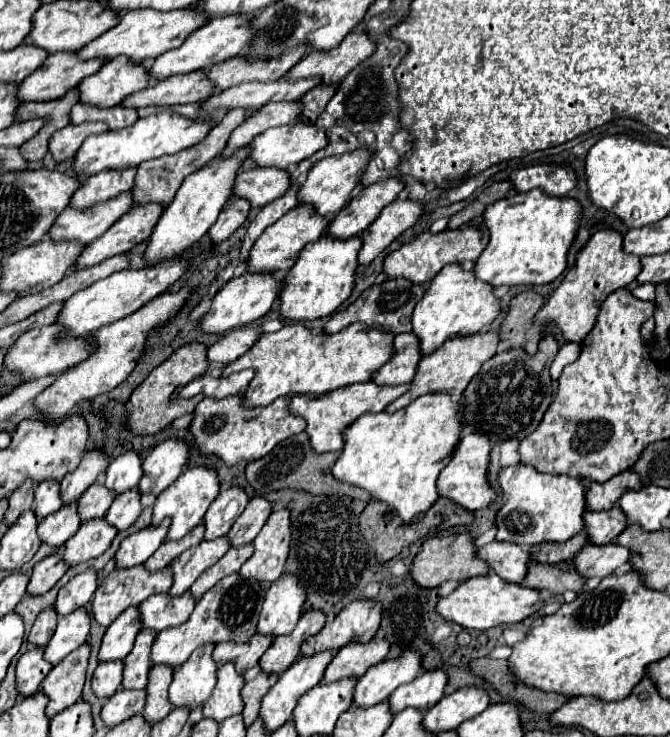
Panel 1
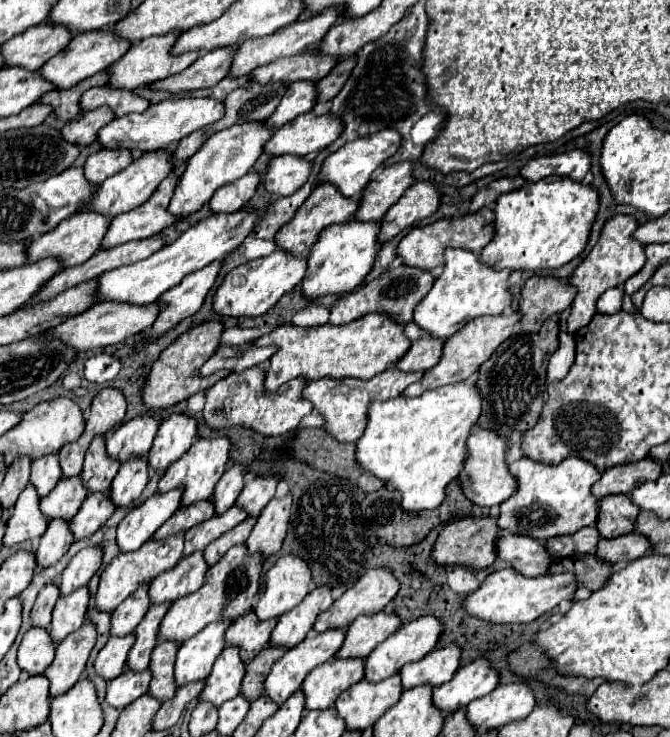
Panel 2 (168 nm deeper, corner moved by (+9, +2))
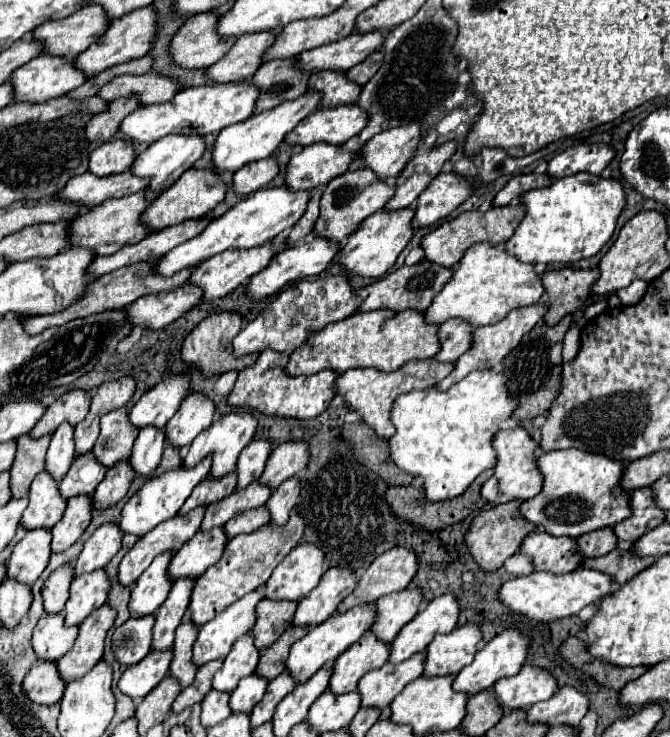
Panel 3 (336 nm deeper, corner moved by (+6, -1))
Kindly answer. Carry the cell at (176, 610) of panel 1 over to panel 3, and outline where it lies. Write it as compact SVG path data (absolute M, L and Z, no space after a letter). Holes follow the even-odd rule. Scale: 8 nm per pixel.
M209 530L205 534L195 534L171 560L169 580L177 582L181 578L199 578L207 568L215 566L223 554L227 540L221 530Z

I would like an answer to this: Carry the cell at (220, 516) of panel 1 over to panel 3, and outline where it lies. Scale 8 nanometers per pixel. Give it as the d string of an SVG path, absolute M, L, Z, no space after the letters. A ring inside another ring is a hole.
M267 440L251 442L241 452L241 456L237 460L237 486L235 486L235 490L247 488L251 482L255 482L261 476L269 454L271 454L271 444Z

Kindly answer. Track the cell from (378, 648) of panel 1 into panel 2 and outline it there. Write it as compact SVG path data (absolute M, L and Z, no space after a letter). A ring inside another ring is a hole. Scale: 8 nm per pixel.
M394 611L360 615L348 627L346 641L336 657L368 657L398 627L400 627L400 619Z

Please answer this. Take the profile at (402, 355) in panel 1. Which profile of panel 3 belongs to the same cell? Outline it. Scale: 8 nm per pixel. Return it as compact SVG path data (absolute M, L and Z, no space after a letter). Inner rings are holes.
M445 322L439 326L441 350L435 354L437 362L455 362L471 346L471 326L461 326L461 322Z

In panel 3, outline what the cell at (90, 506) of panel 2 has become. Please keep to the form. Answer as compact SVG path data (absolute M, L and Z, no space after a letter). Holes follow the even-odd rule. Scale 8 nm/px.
M119 462L105 474L105 478L99 482L97 490L93 492L93 510L103 512L111 506L115 506L129 490L133 480L133 474L129 474L129 462Z

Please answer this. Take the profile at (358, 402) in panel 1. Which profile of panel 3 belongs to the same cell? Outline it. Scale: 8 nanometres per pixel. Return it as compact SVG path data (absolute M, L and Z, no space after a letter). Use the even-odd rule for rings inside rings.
M429 358L429 360L407 362L401 370L397 370L393 374L381 374L377 370L357 370L355 368L355 370L347 370L335 378L335 394L345 400L347 408L361 414L361 422L365 426L369 426L377 434L377 438L389 438L389 434L393 434L393 424L389 422L389 410L391 410L393 400L399 394L435 386L441 378L445 378L453 370L453 366L455 366L453 362L439 364L439 362L433 362L433 358Z

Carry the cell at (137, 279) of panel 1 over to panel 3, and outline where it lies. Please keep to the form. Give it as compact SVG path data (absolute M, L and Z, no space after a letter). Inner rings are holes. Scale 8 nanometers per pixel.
M277 186L277 188L263 188L251 196L247 196L245 200L241 200L237 206L233 206L231 210L227 210L223 216L215 218L209 222L209 226L195 238L179 244L177 248L173 248L171 252L167 252L165 256L161 256L157 260L157 268L153 270L157 276L169 278L185 268L195 268L199 266L203 260L221 254L225 250L247 250L247 248L255 248L261 246L265 242L269 242L273 236L277 236L279 232L291 228L297 218L301 218L301 214L305 212L309 200L309 192L291 192L287 190L287 186Z

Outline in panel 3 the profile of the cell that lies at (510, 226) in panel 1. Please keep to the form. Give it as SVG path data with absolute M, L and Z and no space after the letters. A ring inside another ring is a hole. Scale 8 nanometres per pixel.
M581 172L577 176L553 180L551 186L525 192L521 204L525 206L525 218L517 226L515 234L505 242L505 250L525 264L575 264L595 256L609 242L625 204L625 192L617 180Z

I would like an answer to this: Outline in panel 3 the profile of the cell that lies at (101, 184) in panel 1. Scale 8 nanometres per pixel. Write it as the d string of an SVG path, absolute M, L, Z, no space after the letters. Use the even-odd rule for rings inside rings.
M111 140L101 144L91 152L89 158L89 172L95 176L109 176L119 174L131 168L135 160L133 144L127 140Z

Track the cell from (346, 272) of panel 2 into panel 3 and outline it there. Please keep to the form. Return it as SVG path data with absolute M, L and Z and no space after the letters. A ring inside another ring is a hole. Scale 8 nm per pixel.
M403 208L397 212L385 212L379 210L373 216L365 218L355 232L349 234L347 244L343 244L337 252L337 264L351 276L361 276L361 278L381 278L397 260L399 252L405 248L405 244L413 236L411 228L411 218L413 212L411 208Z

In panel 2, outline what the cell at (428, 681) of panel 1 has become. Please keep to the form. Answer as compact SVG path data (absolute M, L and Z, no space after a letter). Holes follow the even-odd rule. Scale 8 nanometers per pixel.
M450 643L446 647L436 647L434 651L426 653L418 663L408 663L402 667L402 687L412 689L418 685L432 685L438 687L452 679L456 669L460 667L462 647L460 643Z

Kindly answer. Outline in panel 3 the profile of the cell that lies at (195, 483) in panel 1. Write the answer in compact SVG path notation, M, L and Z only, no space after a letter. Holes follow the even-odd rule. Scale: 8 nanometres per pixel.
M243 412L243 414L227 414L219 420L215 420L207 430L203 430L195 440L193 444L189 446L189 452L187 456L183 458L183 468L193 468L197 466L203 458L211 456L211 470L209 470L209 478L215 480L215 478L223 478L225 474L233 472L235 470L235 464L237 464L237 458L241 454L241 450L253 440L253 434L255 434L255 428L257 428L257 418L249 412Z

